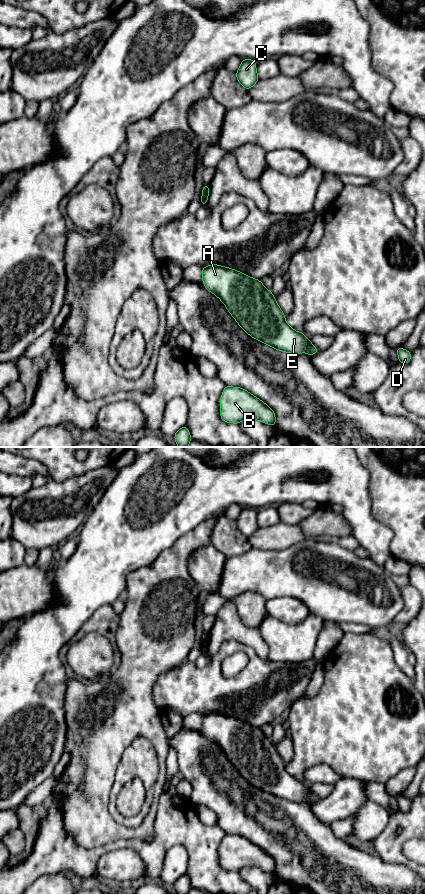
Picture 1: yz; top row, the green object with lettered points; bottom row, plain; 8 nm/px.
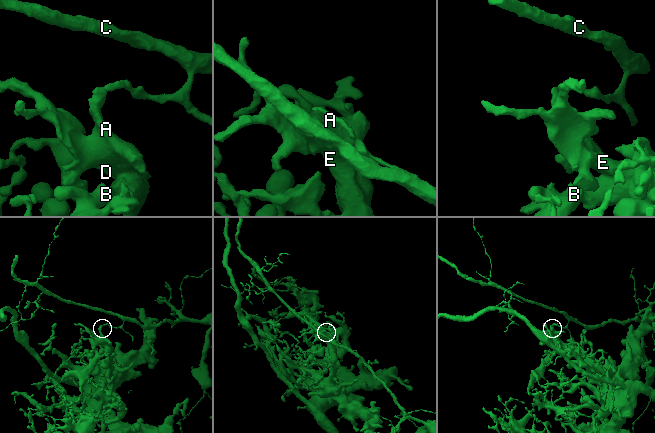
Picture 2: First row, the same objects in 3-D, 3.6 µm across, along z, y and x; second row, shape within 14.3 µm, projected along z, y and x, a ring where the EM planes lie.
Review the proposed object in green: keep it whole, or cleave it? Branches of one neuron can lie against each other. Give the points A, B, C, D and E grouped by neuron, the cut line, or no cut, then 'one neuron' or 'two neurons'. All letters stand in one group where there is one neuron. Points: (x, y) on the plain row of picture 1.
A B D E / C | yz (203, 642), (207, 645) | two neurons

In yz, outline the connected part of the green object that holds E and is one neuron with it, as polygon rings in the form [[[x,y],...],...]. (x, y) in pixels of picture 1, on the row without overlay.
[[[217,712],[208,713],[201,718],[203,733],[223,750],[239,774],[251,785],[282,800],[307,800],[310,805],[320,799],[303,780],[295,779],[286,771],[285,762],[277,752],[272,739],[267,738],[260,728]]]

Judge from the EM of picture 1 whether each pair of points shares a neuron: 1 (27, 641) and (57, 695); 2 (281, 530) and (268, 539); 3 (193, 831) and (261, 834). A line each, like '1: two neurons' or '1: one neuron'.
1: one neuron
2: one neuron
3: two neurons

